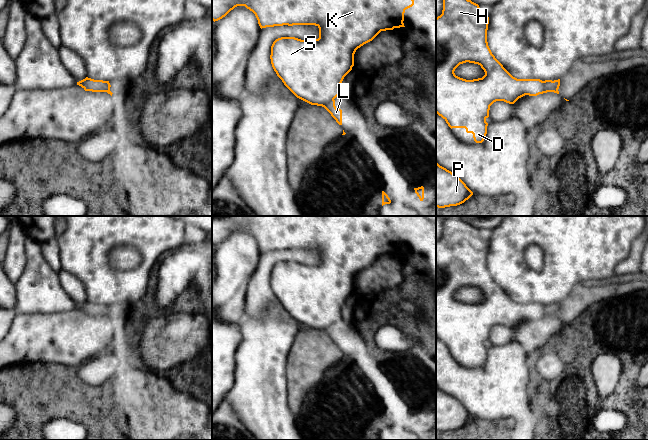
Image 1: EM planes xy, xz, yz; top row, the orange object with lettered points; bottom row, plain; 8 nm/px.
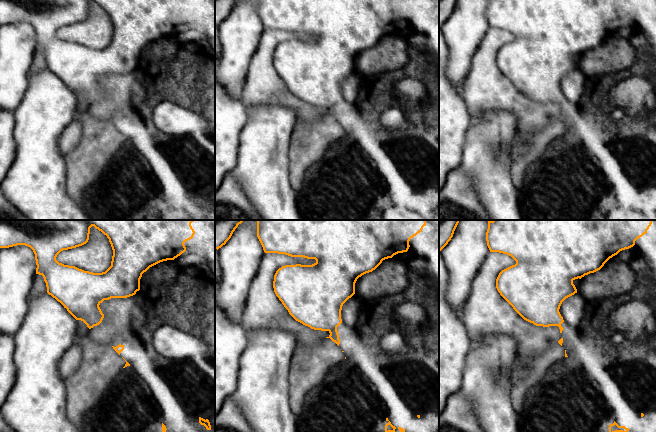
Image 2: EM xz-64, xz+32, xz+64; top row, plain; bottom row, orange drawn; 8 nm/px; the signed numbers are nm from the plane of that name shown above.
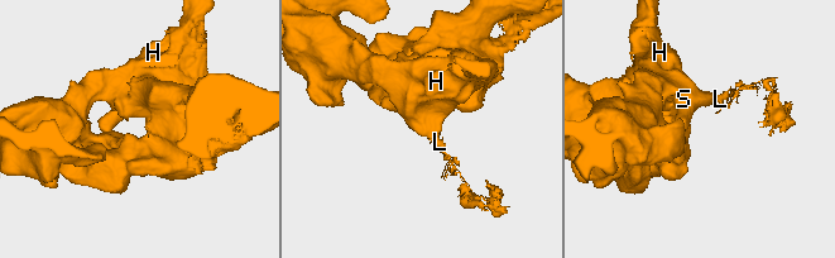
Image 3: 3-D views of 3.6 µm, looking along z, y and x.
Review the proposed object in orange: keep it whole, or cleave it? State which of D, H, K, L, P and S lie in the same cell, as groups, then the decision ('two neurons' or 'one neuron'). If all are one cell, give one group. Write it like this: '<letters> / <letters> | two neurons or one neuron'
D H K P S / L | two neurons

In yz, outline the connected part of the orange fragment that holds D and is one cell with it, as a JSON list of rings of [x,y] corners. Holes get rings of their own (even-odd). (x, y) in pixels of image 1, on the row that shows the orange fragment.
[[[443,0],[443,10],[442,14],[436,18],[436,113],[441,116],[448,126],[452,128],[465,128],[467,133],[472,133],[474,141],[476,143],[482,143],[487,134],[487,126],[488,123],[486,119],[489,117],[489,110],[490,106],[496,101],[504,101],[509,104],[514,104],[519,98],[529,95],[529,96],[537,96],[539,94],[543,94],[544,92],[544,81],[540,79],[517,79],[513,77],[504,67],[503,65],[495,58],[492,54],[488,42],[487,42],[487,30],[489,24],[489,17],[484,15],[480,11],[480,7],[478,4],[472,2],[471,0]],[[463,63],[474,63],[481,66],[484,70],[485,75],[482,78],[473,79],[473,80],[466,80],[460,78],[455,75],[455,69]]]

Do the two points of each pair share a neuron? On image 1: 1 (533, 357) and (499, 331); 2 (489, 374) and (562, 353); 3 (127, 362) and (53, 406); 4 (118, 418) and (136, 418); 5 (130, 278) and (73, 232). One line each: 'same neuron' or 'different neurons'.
1: different neurons
2: different neurons
3: same neuron
4: different neurons
5: same neuron

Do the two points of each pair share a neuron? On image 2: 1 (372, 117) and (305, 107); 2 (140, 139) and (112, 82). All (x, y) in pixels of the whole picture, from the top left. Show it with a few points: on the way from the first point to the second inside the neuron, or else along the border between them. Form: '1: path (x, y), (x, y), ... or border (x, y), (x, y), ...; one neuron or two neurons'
1: border (328, 106), (329, 110), (325, 113); two neurons
2: border (146, 98), (133, 108), (122, 108), (111, 121); two neurons

